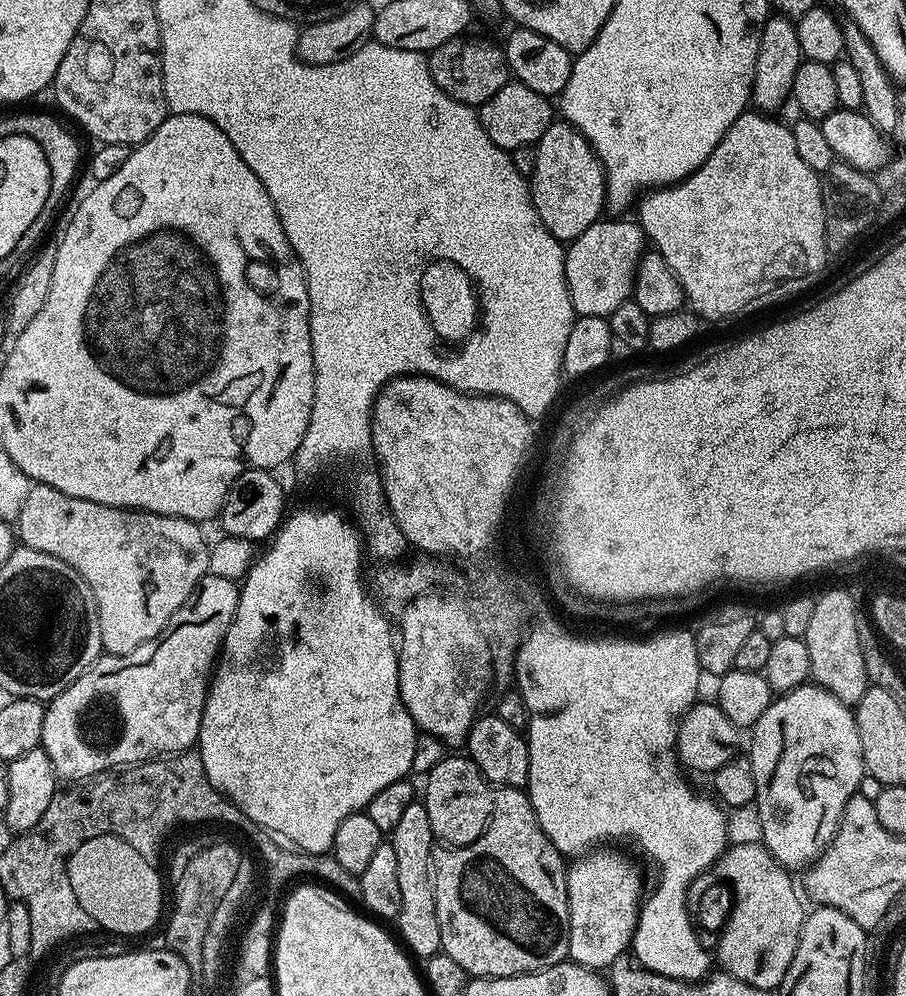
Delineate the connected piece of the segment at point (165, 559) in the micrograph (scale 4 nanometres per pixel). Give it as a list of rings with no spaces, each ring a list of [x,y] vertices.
[[[33,483],[30,494],[26,494],[26,503],[22,505],[22,514],[14,521],[15,531],[18,533],[18,540],[23,547],[42,550],[42,554],[50,554],[66,566],[70,566],[77,574],[89,583],[90,590],[94,594],[98,609],[98,622],[100,623],[100,633],[102,634],[102,649],[110,656],[125,656],[130,654],[130,650],[138,650],[146,642],[150,642],[154,637],[163,632],[165,626],[174,618],[174,614],[179,608],[184,607],[184,603],[190,599],[195,592],[198,582],[208,572],[208,550],[209,541],[204,541],[204,532],[199,523],[194,520],[187,520],[181,516],[163,516],[157,512],[142,512],[131,508],[111,508],[98,502],[90,502],[82,498],[74,498],[70,494],[62,494],[62,490],[54,490],[54,486]]]

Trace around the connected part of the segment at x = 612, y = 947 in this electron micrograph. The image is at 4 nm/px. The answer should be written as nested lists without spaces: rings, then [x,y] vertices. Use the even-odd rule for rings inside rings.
[[[604,846],[599,850],[593,850],[579,858],[573,859],[567,865],[568,873],[568,909],[570,910],[570,930],[568,931],[568,960],[573,964],[580,964],[584,968],[593,970],[608,970],[619,955],[627,953],[632,943],[632,935],[636,929],[636,923],[640,917],[640,906],[642,903],[642,891],[640,892],[640,876],[636,868],[628,860],[623,860],[616,852],[611,852],[611,847]]]

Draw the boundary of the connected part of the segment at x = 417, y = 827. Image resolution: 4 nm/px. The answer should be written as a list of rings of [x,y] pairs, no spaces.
[[[413,802],[406,806],[398,826],[394,826],[390,833],[390,843],[398,857],[398,887],[402,889],[402,910],[396,916],[394,927],[400,931],[399,939],[413,957],[432,957],[441,951],[442,930],[438,926],[438,910],[432,885],[430,814],[426,814],[423,802]]]

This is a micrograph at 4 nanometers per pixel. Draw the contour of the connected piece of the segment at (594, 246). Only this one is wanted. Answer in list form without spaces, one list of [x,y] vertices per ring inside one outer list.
[[[612,219],[616,220],[595,220],[590,230],[582,230],[582,234],[578,234],[578,238],[574,238],[567,245],[564,254],[566,286],[570,290],[570,302],[577,317],[607,318],[632,295],[636,267],[646,251],[646,237],[635,219]]]

